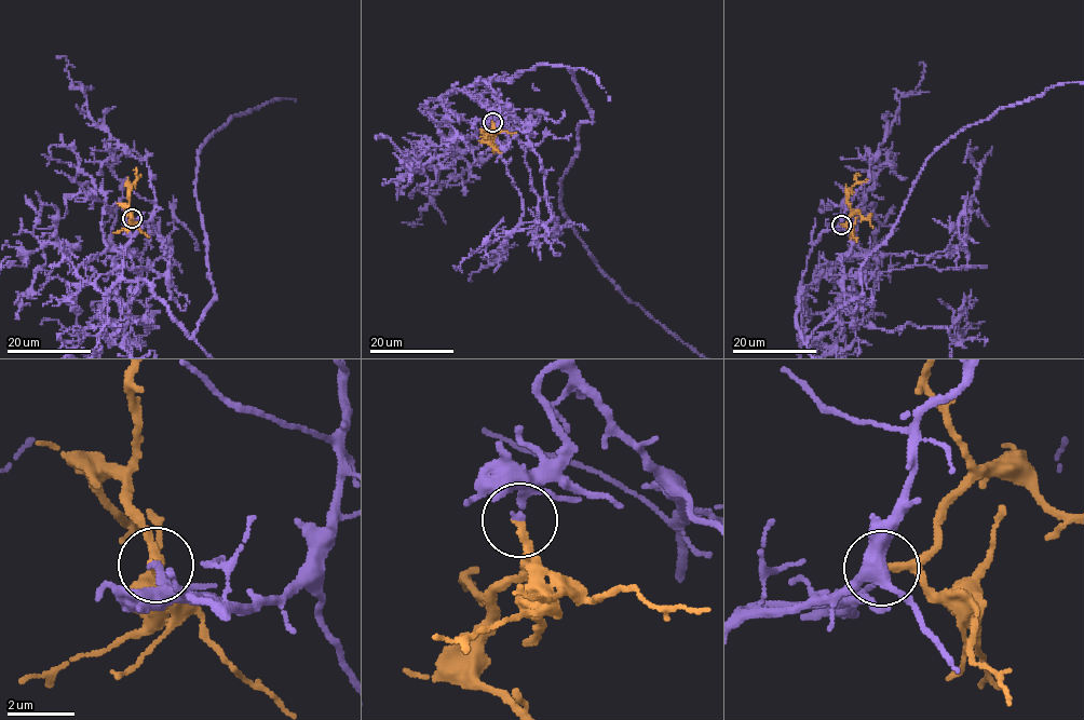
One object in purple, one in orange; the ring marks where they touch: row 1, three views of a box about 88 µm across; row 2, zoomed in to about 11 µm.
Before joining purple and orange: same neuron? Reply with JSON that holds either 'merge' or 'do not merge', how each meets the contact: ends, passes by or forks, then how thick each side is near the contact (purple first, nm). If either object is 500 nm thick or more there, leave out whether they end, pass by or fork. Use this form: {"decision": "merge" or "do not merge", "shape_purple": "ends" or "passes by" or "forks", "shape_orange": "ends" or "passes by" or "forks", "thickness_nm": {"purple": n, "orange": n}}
{"decision": "merge", "shape_purple": "ends", "shape_orange": "ends", "thickness_nm": {"purple": 220, "orange": 240}}

